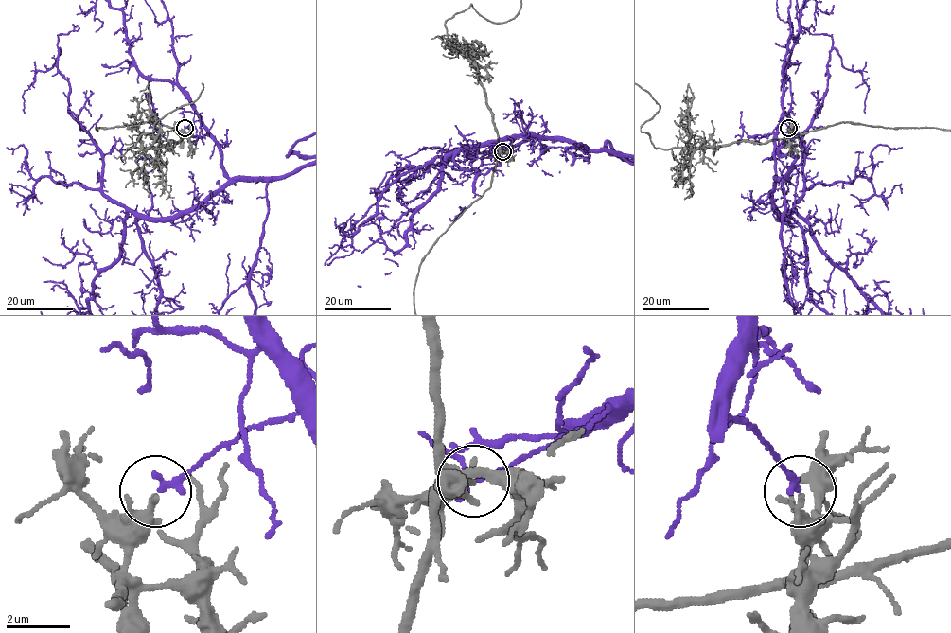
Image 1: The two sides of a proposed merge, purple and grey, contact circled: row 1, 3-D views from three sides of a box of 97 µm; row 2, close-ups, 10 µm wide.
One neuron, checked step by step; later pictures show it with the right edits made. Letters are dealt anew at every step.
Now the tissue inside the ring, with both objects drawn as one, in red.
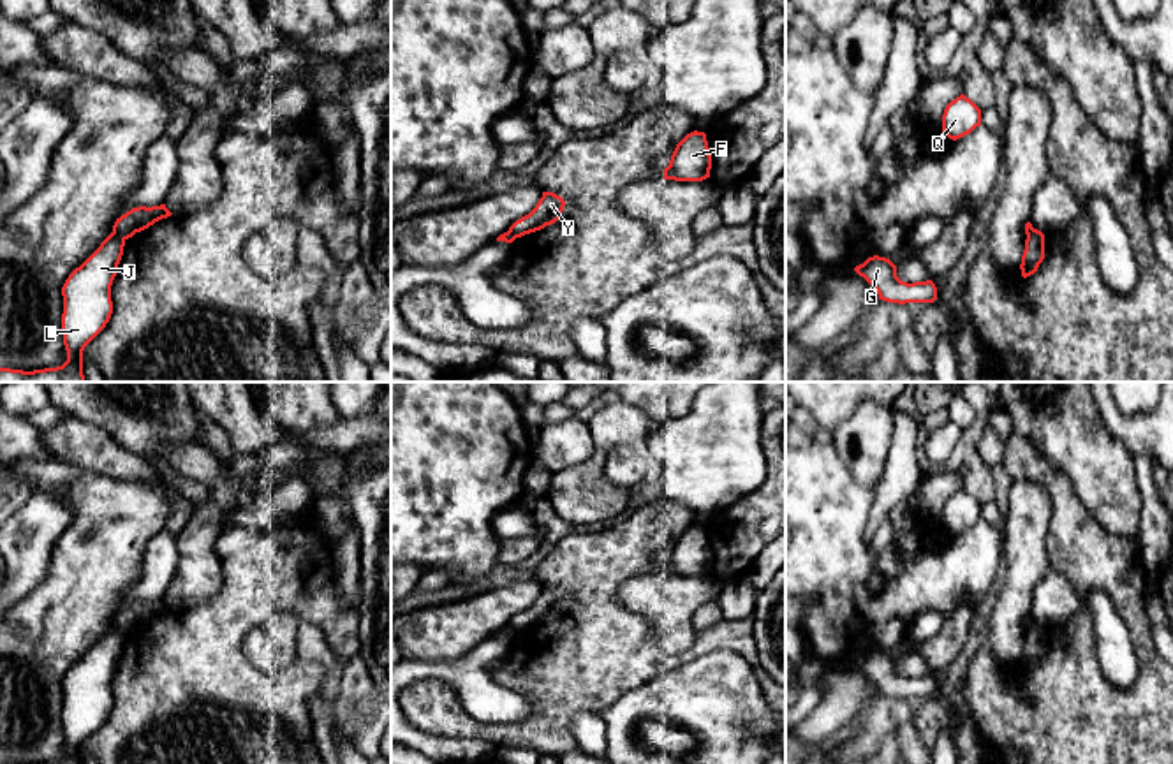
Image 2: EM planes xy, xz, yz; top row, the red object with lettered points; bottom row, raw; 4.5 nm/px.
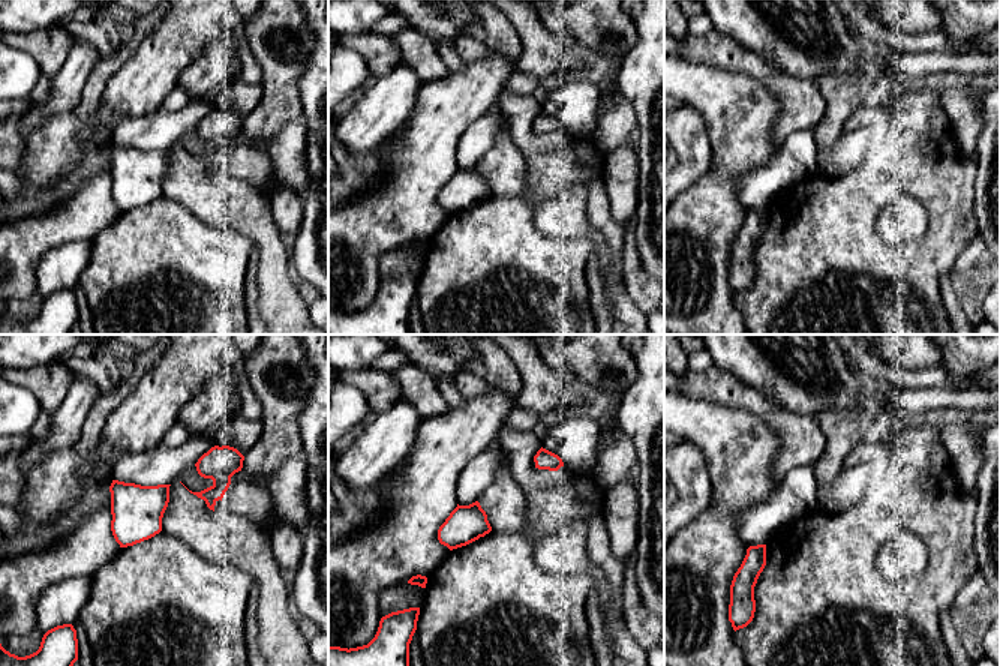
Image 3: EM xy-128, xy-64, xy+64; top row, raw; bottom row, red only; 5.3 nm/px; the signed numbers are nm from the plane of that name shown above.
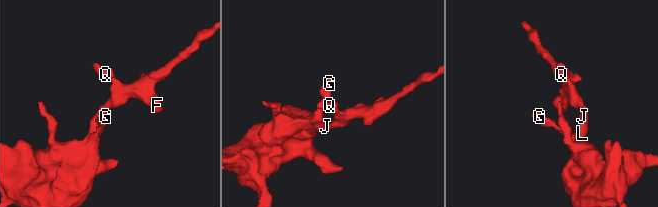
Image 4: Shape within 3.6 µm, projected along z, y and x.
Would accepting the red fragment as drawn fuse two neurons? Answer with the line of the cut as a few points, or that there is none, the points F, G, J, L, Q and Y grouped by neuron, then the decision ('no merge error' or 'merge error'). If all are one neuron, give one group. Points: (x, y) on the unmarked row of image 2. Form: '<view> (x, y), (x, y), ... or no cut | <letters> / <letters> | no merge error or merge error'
xy (113, 624), (124, 636) | F Q Y / G J L | merge error

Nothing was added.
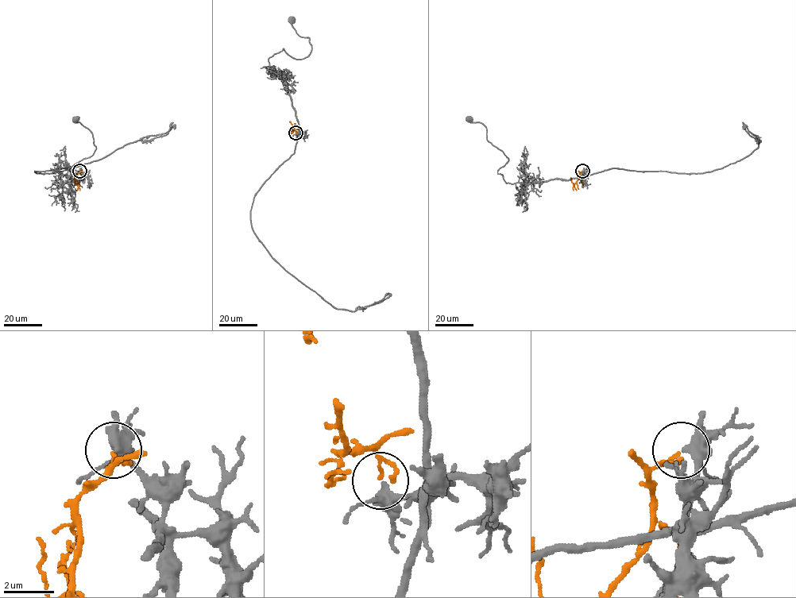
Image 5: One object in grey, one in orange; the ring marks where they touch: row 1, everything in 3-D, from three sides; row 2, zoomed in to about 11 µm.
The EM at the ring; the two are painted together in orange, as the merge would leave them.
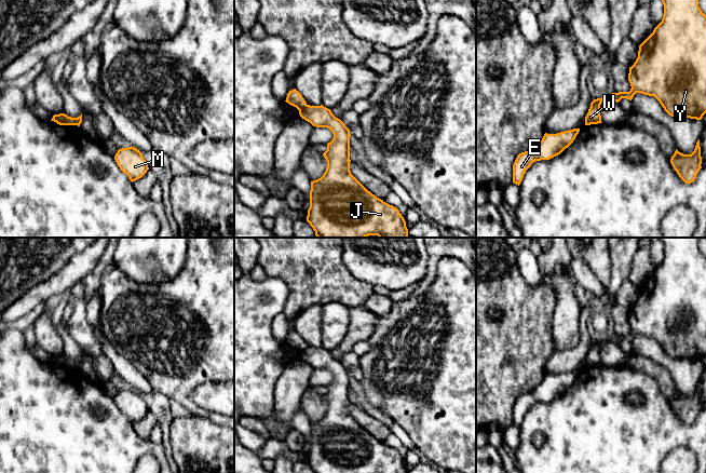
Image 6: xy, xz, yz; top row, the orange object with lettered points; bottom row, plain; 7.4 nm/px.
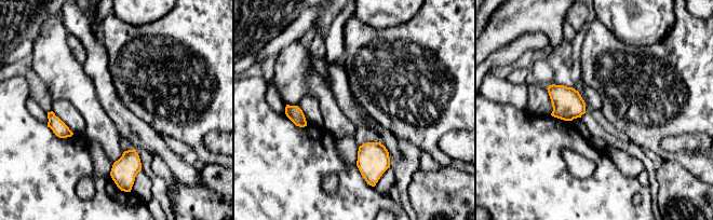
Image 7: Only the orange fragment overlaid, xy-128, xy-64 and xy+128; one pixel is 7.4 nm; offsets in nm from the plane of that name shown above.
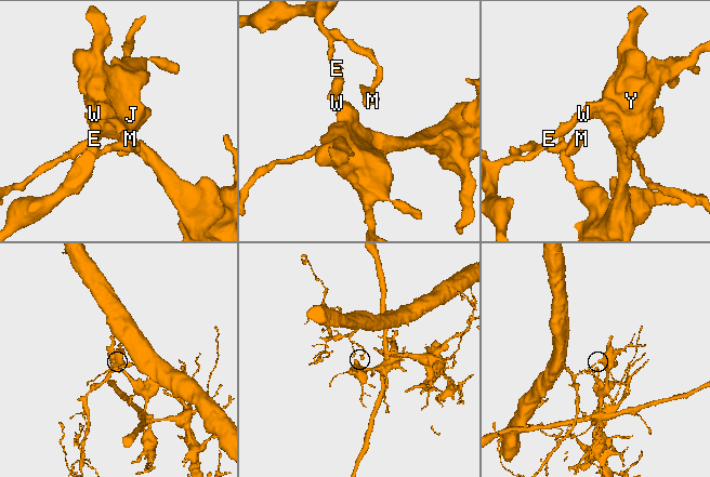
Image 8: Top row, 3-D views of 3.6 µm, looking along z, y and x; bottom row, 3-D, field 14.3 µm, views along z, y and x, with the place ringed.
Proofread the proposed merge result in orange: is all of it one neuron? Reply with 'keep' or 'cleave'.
cleave

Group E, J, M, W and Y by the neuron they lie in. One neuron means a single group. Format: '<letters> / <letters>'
E M / J W Y

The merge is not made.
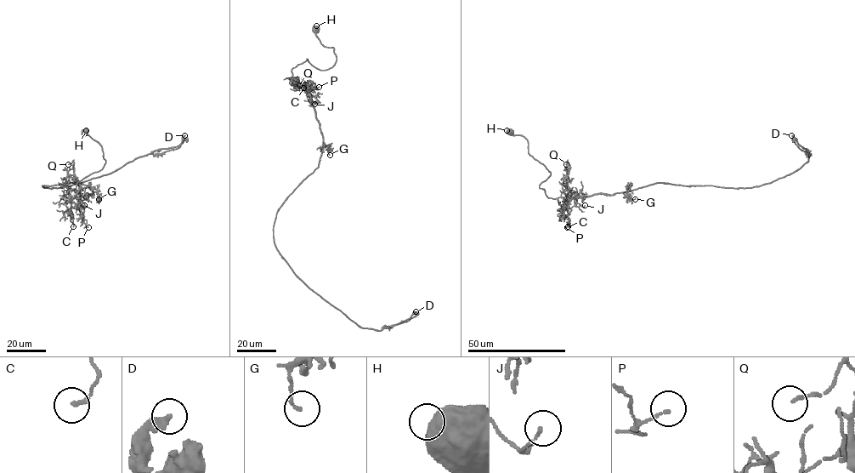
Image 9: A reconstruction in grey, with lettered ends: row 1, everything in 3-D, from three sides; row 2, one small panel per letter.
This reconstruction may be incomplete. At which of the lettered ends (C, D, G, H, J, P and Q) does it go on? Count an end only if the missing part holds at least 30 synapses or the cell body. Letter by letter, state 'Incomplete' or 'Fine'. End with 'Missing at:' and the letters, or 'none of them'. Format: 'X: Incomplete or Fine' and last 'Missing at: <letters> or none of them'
C: Fine
D: Fine
G: Fine
H: Fine
J: Fine
P: Fine
Q: Fine
Missing at: none of them

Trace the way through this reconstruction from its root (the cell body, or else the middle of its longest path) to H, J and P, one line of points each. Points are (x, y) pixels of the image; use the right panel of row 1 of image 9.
H: (665, 184), (612, 195), (548, 197), (539, 185), (550, 172), (529, 153), (528, 142), (523, 136), (506, 130)
J: (665, 184), (657, 182), (612, 195), (599, 193), (576, 198), (577, 202), (583, 207), (585, 205)
P: (665, 184), (657, 182), (612, 195), (599, 193), (573, 197), (569, 203), (567, 227)

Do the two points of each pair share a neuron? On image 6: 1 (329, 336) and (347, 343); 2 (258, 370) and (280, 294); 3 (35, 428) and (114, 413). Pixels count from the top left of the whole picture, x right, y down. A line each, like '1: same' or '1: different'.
1: different
2: same
3: same

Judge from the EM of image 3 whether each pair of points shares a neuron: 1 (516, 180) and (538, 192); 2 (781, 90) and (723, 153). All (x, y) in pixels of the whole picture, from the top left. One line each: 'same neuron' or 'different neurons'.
1: different neurons
2: different neurons

